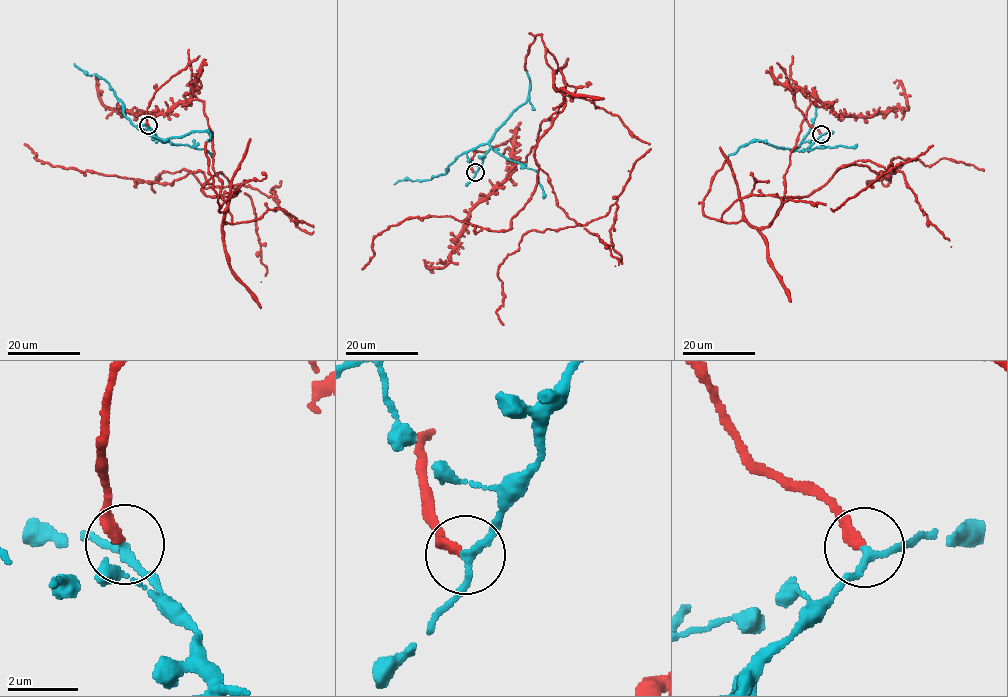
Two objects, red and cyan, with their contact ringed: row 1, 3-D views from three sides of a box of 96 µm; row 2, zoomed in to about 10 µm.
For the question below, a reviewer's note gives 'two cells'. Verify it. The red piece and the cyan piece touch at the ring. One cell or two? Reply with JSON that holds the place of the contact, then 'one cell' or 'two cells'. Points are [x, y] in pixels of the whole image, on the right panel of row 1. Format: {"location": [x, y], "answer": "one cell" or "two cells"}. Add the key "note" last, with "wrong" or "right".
{"location": [821, 134], "answer": "one cell", "note": "wrong"}

